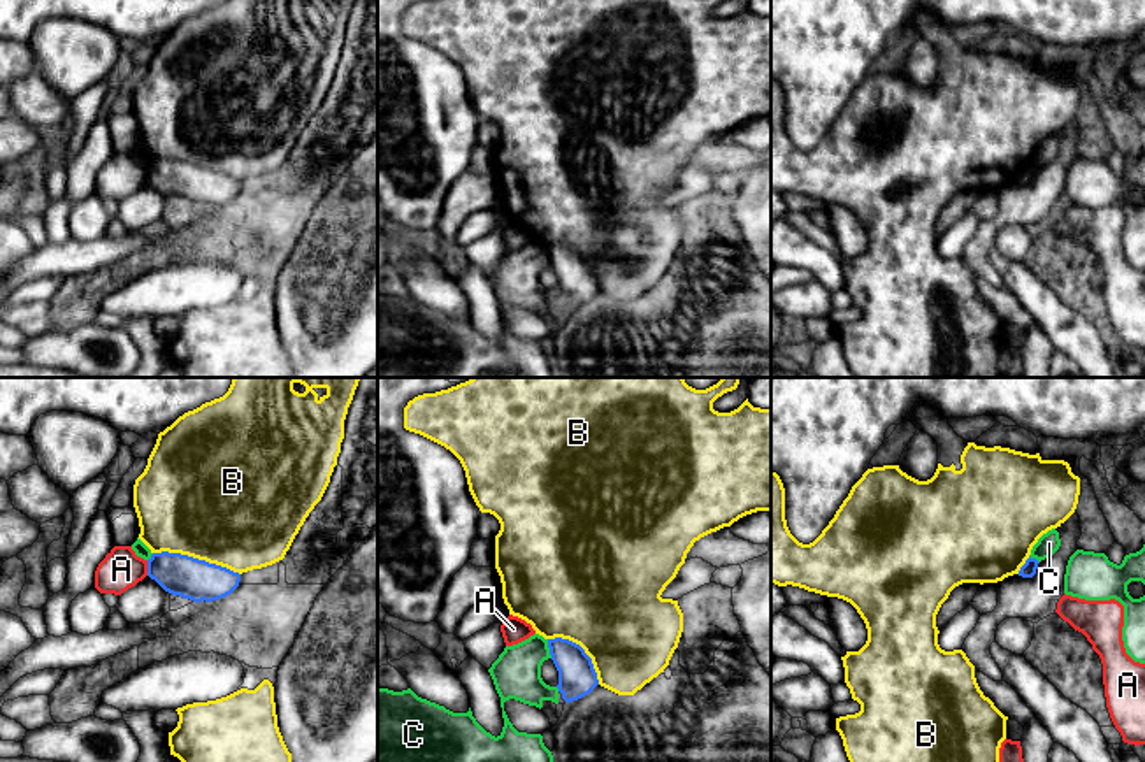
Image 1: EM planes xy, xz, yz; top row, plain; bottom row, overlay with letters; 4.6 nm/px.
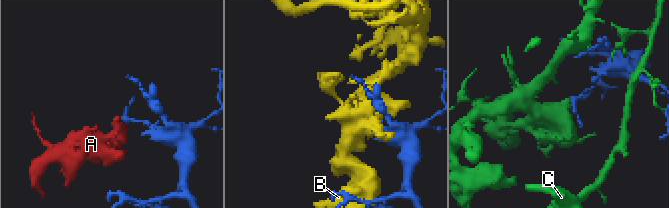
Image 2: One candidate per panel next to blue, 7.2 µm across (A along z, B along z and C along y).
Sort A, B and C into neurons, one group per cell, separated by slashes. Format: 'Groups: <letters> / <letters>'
Groups: A / B / C

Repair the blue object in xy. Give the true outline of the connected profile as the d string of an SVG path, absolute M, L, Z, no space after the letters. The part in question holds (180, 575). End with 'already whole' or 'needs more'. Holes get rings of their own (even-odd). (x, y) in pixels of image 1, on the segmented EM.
M153 553L148 560L148 576L165 592L193 602L212 602L230 595L241 574L181 553Z | already whole

